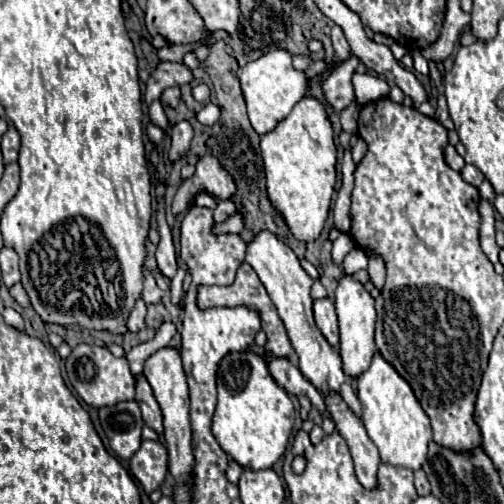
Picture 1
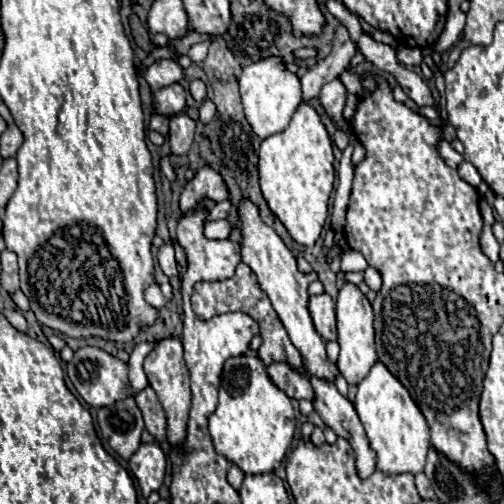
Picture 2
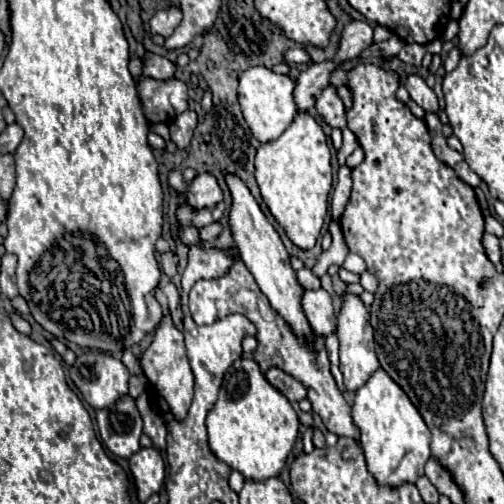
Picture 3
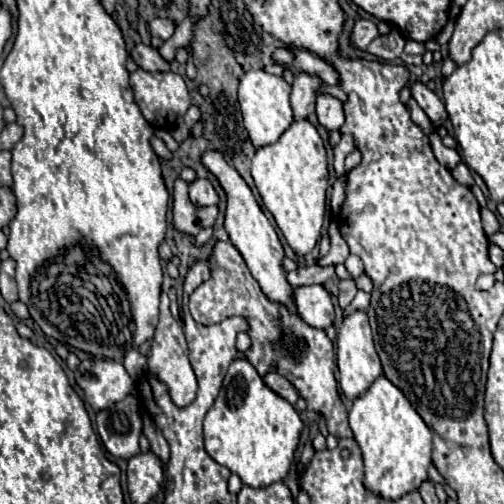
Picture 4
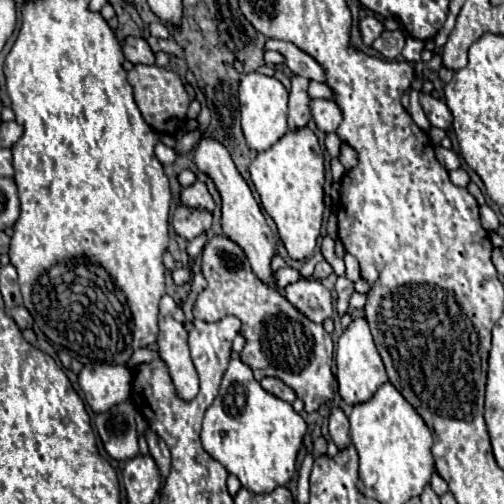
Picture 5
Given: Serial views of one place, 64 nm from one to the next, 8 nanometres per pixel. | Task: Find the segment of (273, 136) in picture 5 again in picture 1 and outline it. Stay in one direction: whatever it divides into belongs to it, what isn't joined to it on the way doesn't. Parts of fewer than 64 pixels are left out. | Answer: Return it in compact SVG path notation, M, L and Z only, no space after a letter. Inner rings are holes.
M274 48L266 54L262 54L258 60L248 62L242 68L240 84L244 92L244 100L248 106L248 116L258 134L270 132L278 120L286 118L296 102L300 102L306 96L308 90L308 76L302 70L296 70L292 66L292 54L284 48Z

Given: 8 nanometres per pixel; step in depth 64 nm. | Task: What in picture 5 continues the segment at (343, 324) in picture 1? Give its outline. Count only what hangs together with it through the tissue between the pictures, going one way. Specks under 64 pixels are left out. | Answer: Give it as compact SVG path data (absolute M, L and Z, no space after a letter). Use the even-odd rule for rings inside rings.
M354 318L348 328L342 332L338 346L336 346L336 380L338 380L338 392L348 404L358 404L366 402L378 386L382 386L388 376L384 372L384 364L380 360L380 354L374 346L368 322L364 318Z

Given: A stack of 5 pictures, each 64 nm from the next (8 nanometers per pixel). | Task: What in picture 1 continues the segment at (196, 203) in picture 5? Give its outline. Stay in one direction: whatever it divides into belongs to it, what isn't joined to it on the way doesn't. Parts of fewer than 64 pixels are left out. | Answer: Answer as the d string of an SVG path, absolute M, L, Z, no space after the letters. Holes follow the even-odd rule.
M212 154L202 156L196 162L194 176L182 182L172 202L172 214L176 216L180 212L186 212L194 196L200 192L208 192L210 196L220 198L220 200L226 200L236 192L234 178L224 168L220 168L220 162Z

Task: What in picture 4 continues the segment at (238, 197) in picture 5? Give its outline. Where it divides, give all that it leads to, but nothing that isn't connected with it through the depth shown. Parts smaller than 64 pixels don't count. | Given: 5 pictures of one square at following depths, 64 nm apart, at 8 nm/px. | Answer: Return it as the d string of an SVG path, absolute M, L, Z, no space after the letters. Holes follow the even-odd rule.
M216 150L206 152L202 156L202 164L220 180L222 188L226 190L226 198L228 198L228 206L226 206L226 232L232 240L232 246L242 254L244 262L248 264L254 280L260 284L262 292L270 298L276 300L276 304L284 304L290 312L296 312L296 304L292 304L292 286L286 280L286 268L282 264L284 260L284 246L278 240L276 230L272 228L272 224L268 222L268 218L264 216L264 212L260 210L252 190L248 188L248 184L242 180L242 176L224 160L224 156Z

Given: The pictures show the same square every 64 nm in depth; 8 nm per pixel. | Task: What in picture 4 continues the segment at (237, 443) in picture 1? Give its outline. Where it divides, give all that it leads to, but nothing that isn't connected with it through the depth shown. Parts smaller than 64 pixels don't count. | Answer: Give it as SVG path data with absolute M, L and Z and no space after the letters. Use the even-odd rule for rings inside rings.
M236 358L226 372L216 402L204 418L206 452L218 464L238 474L244 484L262 488L286 478L302 426L292 404L282 396L276 396L246 358Z

